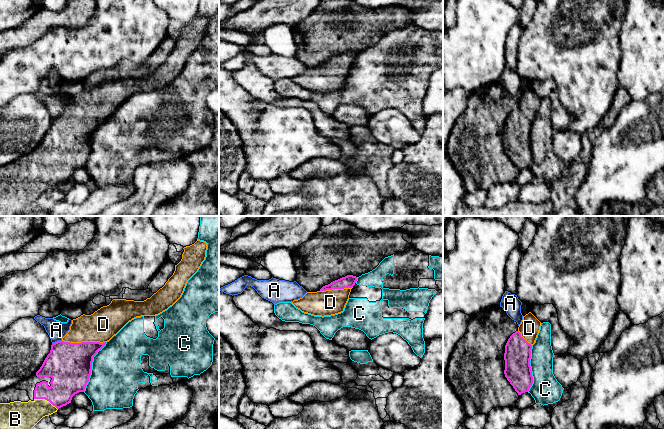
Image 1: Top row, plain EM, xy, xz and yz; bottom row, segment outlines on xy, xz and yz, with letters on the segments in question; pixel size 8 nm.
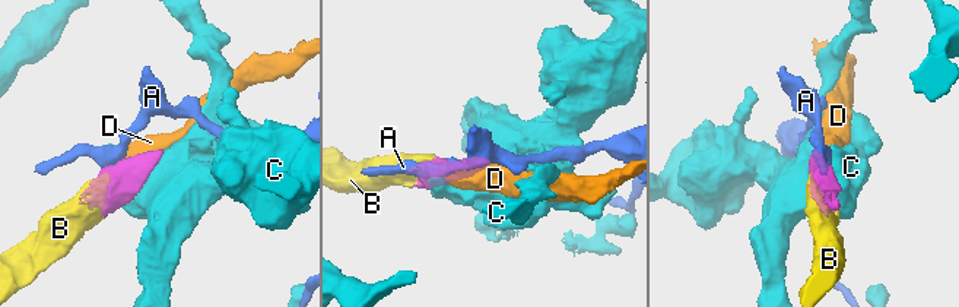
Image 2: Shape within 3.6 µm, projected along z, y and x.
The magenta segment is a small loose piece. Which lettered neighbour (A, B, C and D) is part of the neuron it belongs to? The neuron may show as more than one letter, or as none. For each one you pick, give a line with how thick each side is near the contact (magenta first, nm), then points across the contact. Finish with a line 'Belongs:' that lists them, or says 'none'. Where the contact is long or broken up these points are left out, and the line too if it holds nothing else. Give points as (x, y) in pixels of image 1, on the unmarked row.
B: 280 nm thick on the magenta side, 240 nm on the other
D: 360 nm thick on the magenta side, 240 nm on the other
Belongs: B, D

